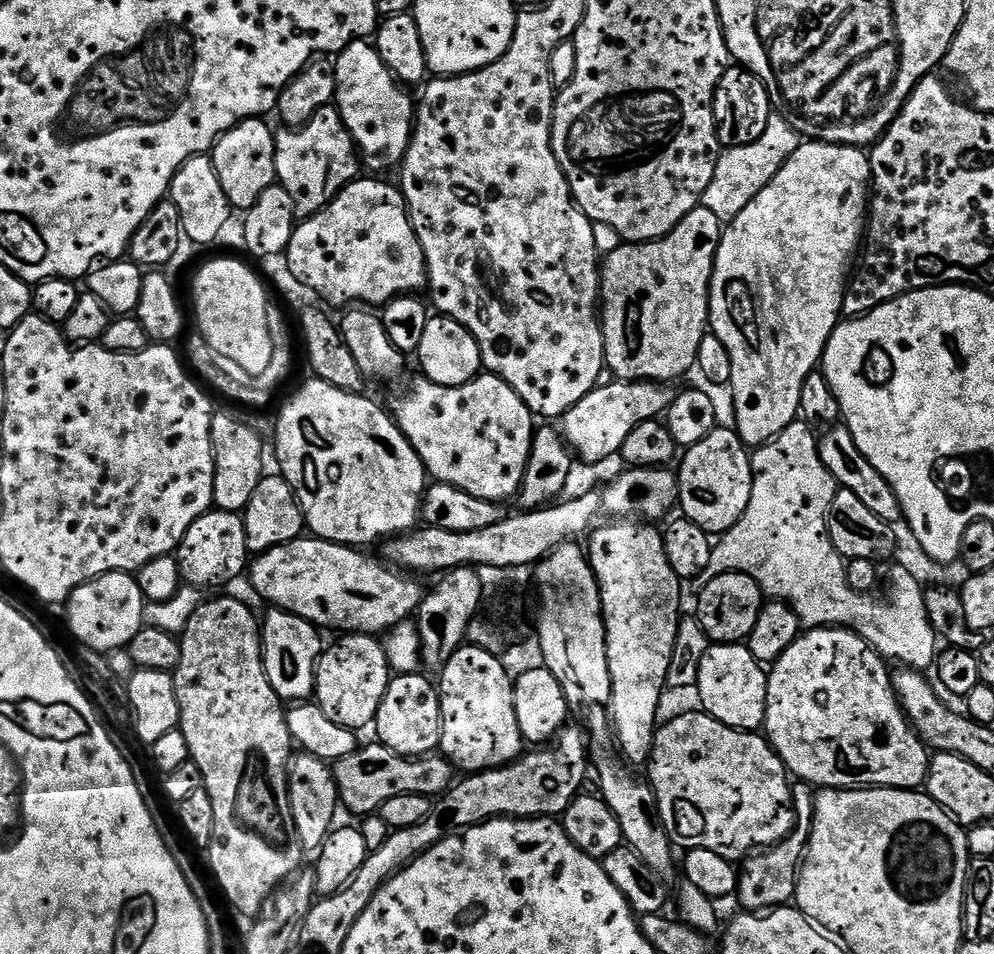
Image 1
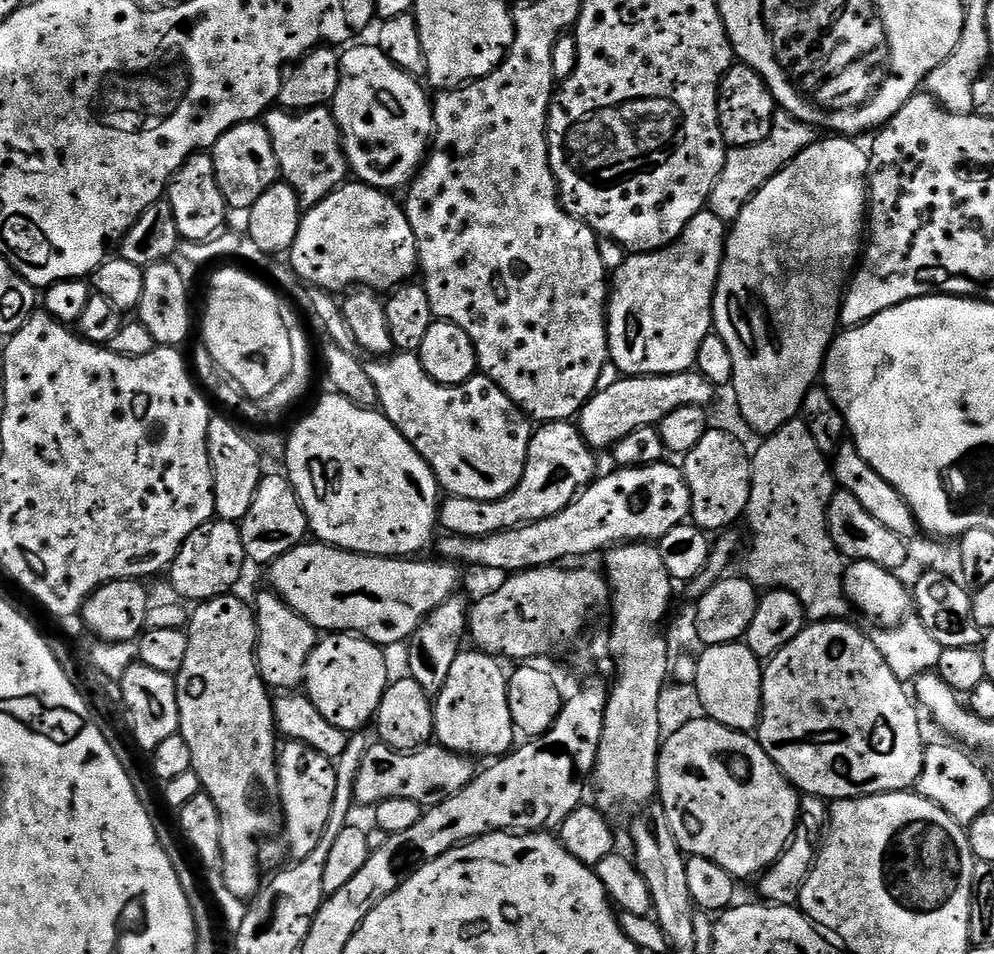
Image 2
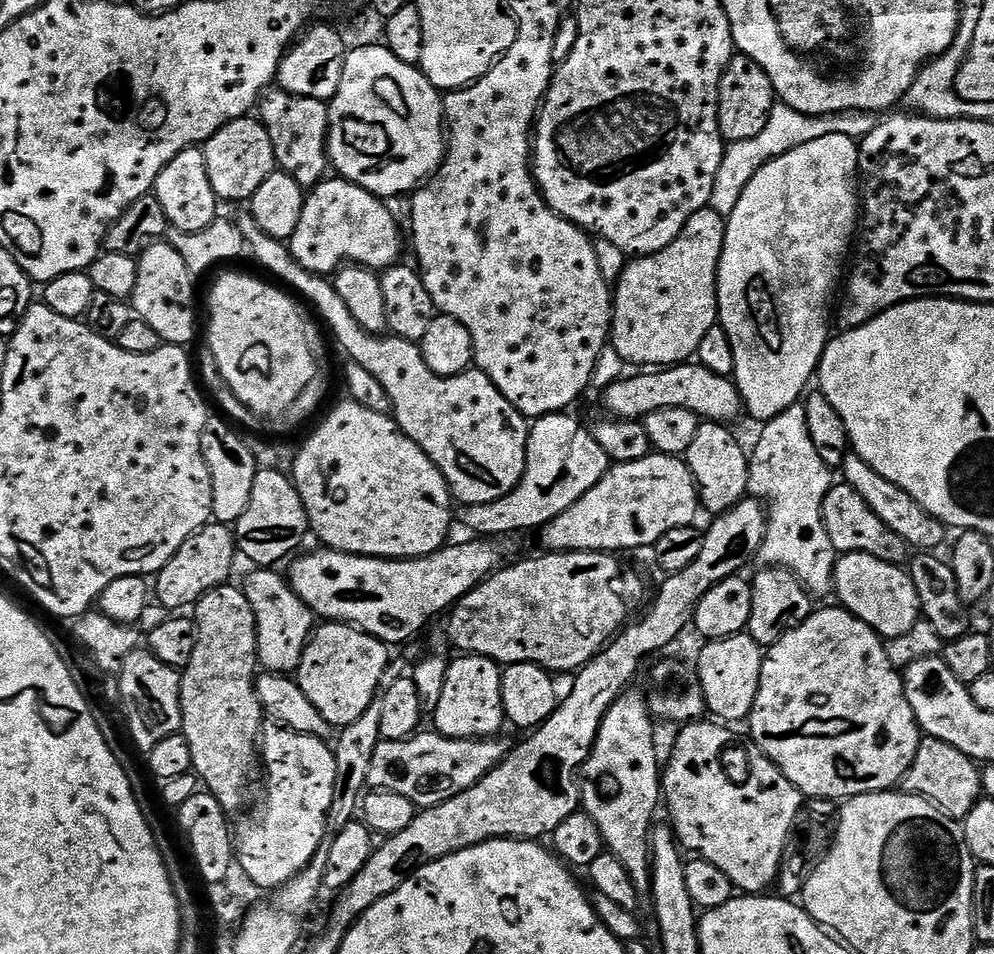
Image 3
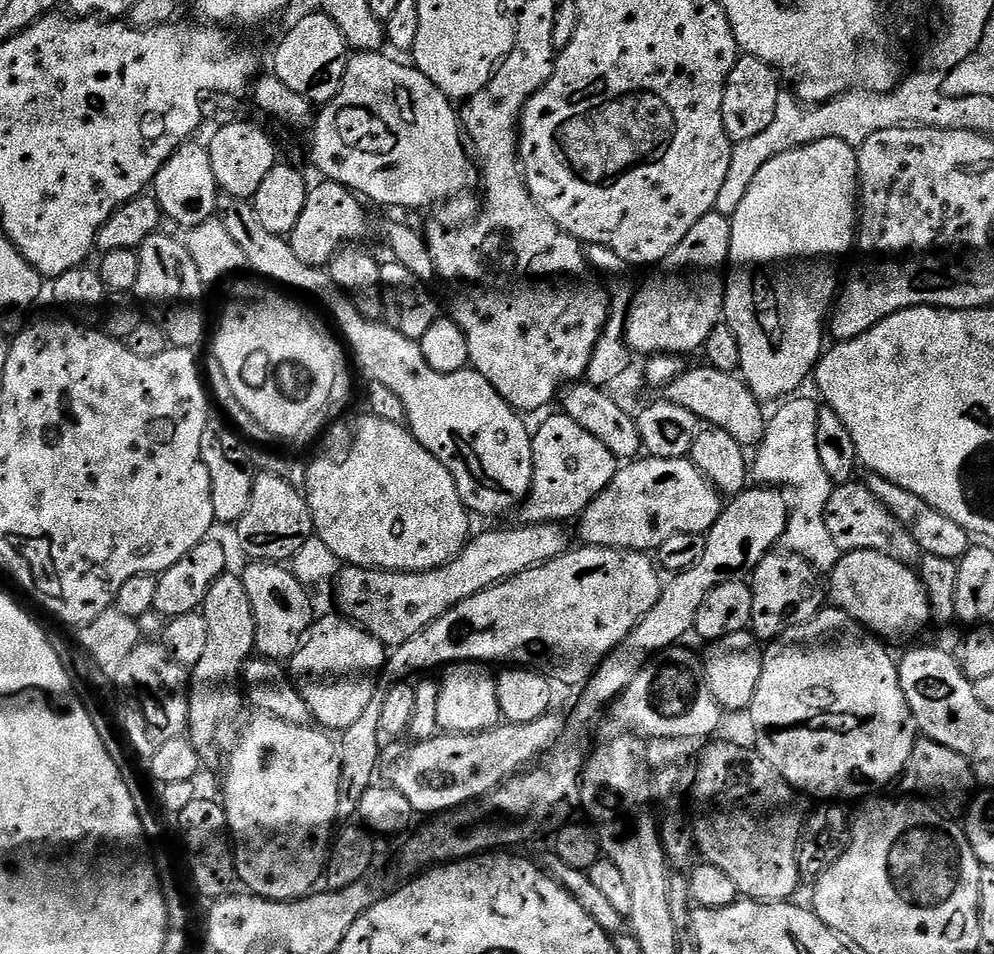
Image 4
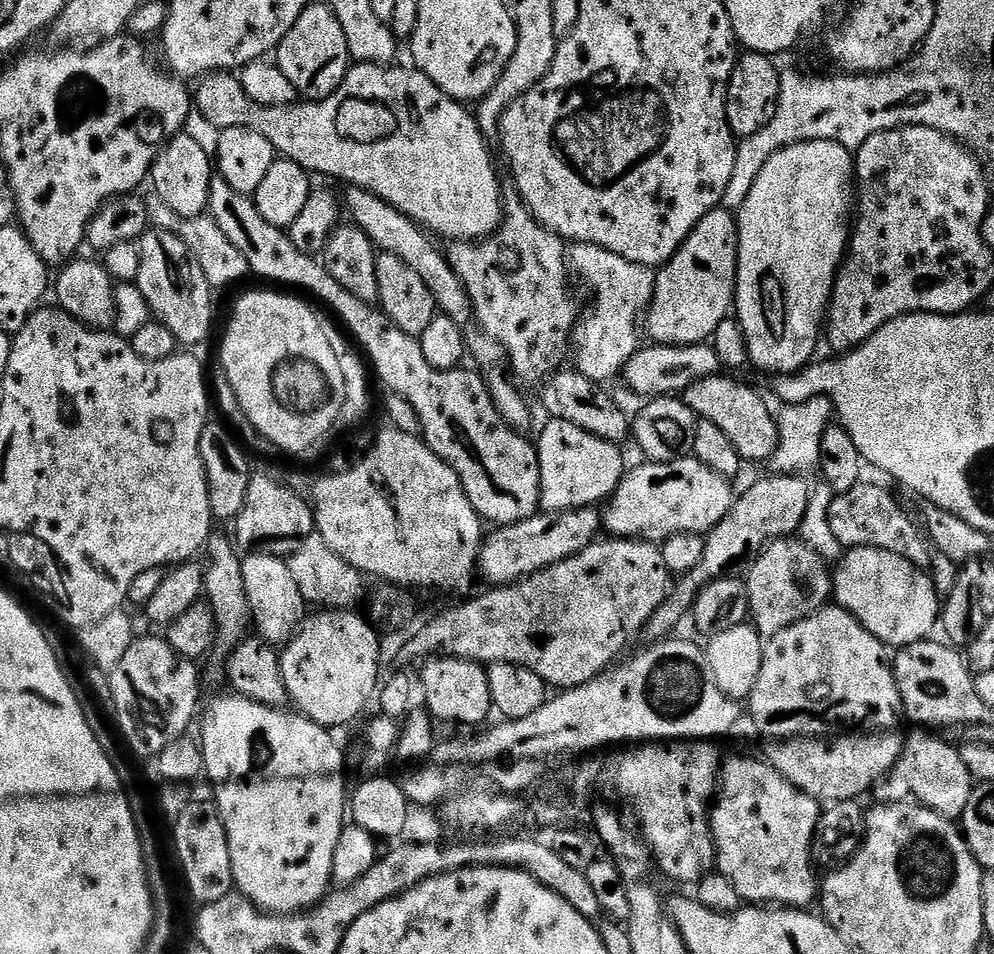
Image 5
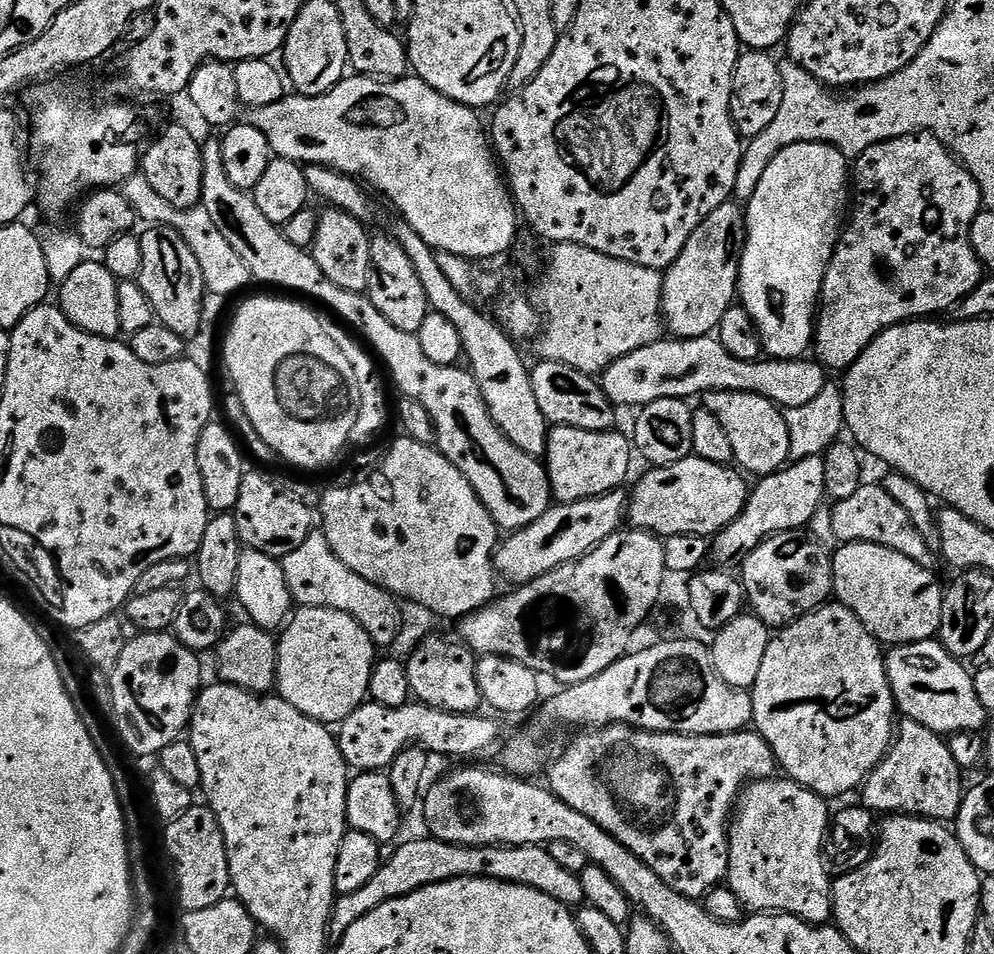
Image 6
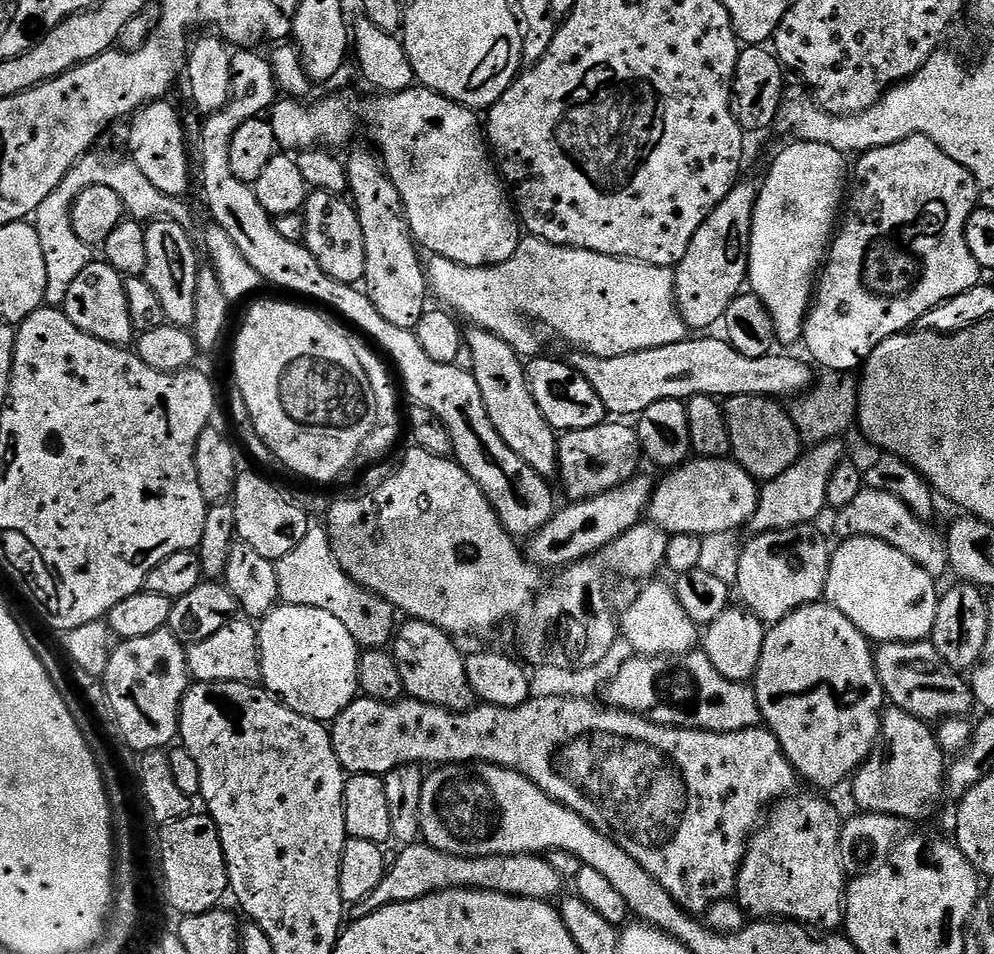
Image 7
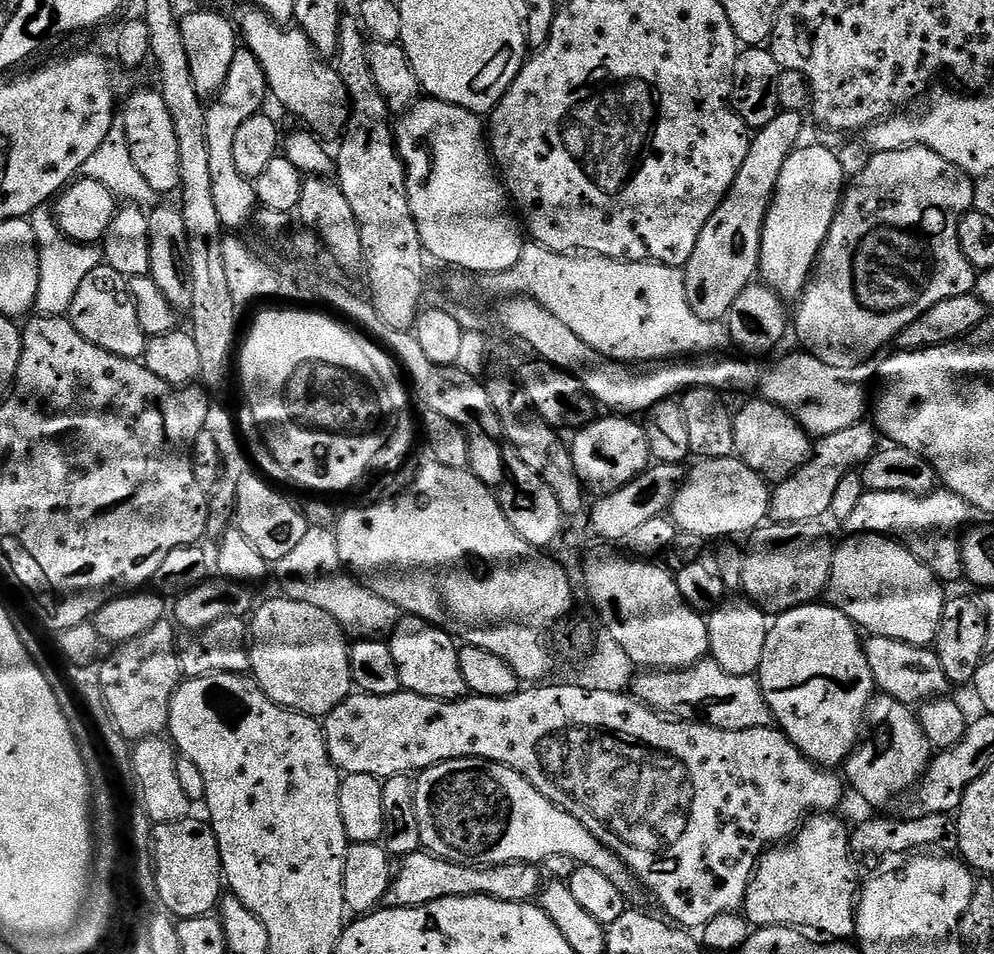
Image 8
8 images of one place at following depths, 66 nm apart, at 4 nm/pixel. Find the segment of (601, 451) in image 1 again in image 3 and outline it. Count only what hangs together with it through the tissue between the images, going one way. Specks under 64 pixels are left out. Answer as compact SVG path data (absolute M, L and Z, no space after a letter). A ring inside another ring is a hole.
M685 362L663 370L644 370L641 376L621 378L611 384L603 393L604 404L613 417L622 420L643 421L644 417L658 410L690 410L694 415L708 422L727 425L728 420L742 416L740 391L736 388L735 379L714 374L706 370L699 362Z

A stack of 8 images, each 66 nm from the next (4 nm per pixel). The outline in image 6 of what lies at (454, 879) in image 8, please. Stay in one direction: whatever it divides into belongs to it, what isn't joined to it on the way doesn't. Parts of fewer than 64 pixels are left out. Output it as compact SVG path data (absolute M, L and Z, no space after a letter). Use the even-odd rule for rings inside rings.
M435 838L428 840L408 840L392 857L381 863L378 874L362 886L362 890L354 890L354 894L337 896L332 906L330 932L339 938L358 922L358 918L366 918L370 910L378 910L386 902L394 898L402 898L414 890L422 890L426 886L434 886L438 882L446 882L454 878L486 878L507 884L517 884L538 890L550 898L564 904L569 910L576 910L585 903L584 891L579 875L570 870L562 870L562 865L549 854L547 847L539 844L487 844L471 848L461 844L442 842Z

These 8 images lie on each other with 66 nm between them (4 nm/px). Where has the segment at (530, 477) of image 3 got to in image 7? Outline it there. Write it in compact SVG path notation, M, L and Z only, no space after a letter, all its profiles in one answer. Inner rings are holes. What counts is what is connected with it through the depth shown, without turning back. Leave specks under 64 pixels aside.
M605 422L586 430L565 432L560 436L559 479L564 480L569 501L589 500L591 496L602 494L637 475L639 468L636 467L640 460L642 464L640 438L637 429L628 424L631 423Z

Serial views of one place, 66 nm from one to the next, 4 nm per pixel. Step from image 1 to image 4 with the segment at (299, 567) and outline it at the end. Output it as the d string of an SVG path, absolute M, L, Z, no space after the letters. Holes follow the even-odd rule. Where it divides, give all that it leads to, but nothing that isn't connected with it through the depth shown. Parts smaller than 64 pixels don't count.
M563 523L559 524L524 524L520 528L492 528L489 532L480 532L471 537L460 555L455 556L448 564L434 570L425 572L387 572L381 568L353 568L351 566L341 567L335 577L336 584L336 604L341 613L347 619L360 625L364 631L371 634L375 640L389 649L397 648L406 638L414 638L418 630L430 626L434 618L442 618L446 610L458 606L466 598L486 590L490 586L509 580L511 576L522 574L539 564L545 564L548 560L553 560L563 556L569 551L568 532Z

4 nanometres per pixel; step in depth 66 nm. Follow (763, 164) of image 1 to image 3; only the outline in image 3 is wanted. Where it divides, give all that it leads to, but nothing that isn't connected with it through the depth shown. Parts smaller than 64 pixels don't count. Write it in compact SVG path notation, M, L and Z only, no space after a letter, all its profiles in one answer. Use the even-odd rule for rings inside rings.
M778 102L770 110L770 122L766 122L766 130L762 130L758 138L731 142L725 147L722 166L718 166L718 178L714 178L710 205L712 211L727 218L734 210L734 206L738 206L742 198L742 190L746 190L750 178L754 178L754 174L763 164L778 159L782 154L798 146L806 146L806 142L814 142L814 138L826 138L826 134L862 138L874 131L877 123L877 117L866 112L841 112L835 116L807 116L800 112L799 107L791 108Z

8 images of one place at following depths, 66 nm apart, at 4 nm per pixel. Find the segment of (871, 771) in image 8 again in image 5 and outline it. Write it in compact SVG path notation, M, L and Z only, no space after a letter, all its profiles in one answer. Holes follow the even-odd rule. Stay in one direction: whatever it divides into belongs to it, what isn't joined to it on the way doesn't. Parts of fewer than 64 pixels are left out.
M912 730L907 733L904 750L901 752L898 762L888 771L888 775L876 785L874 789L875 799L881 804L902 804L915 802L924 805L925 808L942 814L953 822L959 821L966 810L966 802L970 802L970 794L974 787L974 781L970 770L966 770L966 762L962 762L960 748L955 743L949 742L943 735L933 734L928 730Z

